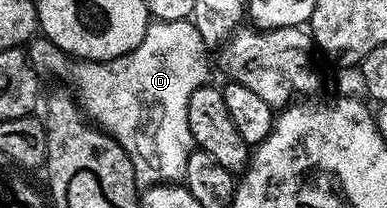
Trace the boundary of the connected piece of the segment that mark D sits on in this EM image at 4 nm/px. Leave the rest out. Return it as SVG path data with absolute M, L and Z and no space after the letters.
M180 19L166 23L150 22L144 41L135 49L131 49L131 53L114 59L76 63L44 37L34 38L28 44L27 54L30 63L38 72L50 71L51 74L73 83L72 90L81 110L124 149L135 169L137 182L142 188L154 187L156 183L175 183L184 180L187 161L195 149L191 125L187 121L189 98L191 93L195 93L195 89L210 82L208 55L211 55L211 51L206 47L199 29L192 21Z

